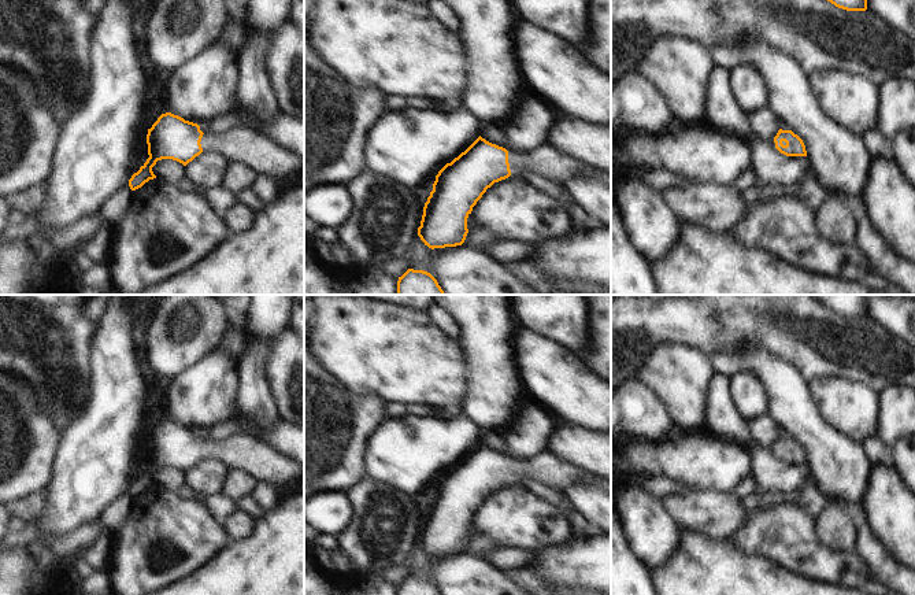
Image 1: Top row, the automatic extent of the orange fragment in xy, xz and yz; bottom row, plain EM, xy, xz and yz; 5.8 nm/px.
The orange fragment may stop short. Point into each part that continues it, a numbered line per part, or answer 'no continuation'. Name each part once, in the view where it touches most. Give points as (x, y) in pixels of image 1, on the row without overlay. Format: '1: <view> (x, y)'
1: xz (545, 468)

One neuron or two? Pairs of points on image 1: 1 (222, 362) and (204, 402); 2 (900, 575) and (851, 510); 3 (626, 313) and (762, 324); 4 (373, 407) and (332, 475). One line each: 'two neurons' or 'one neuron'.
1: one neuron
2: one neuron
3: one neuron
4: one neuron

